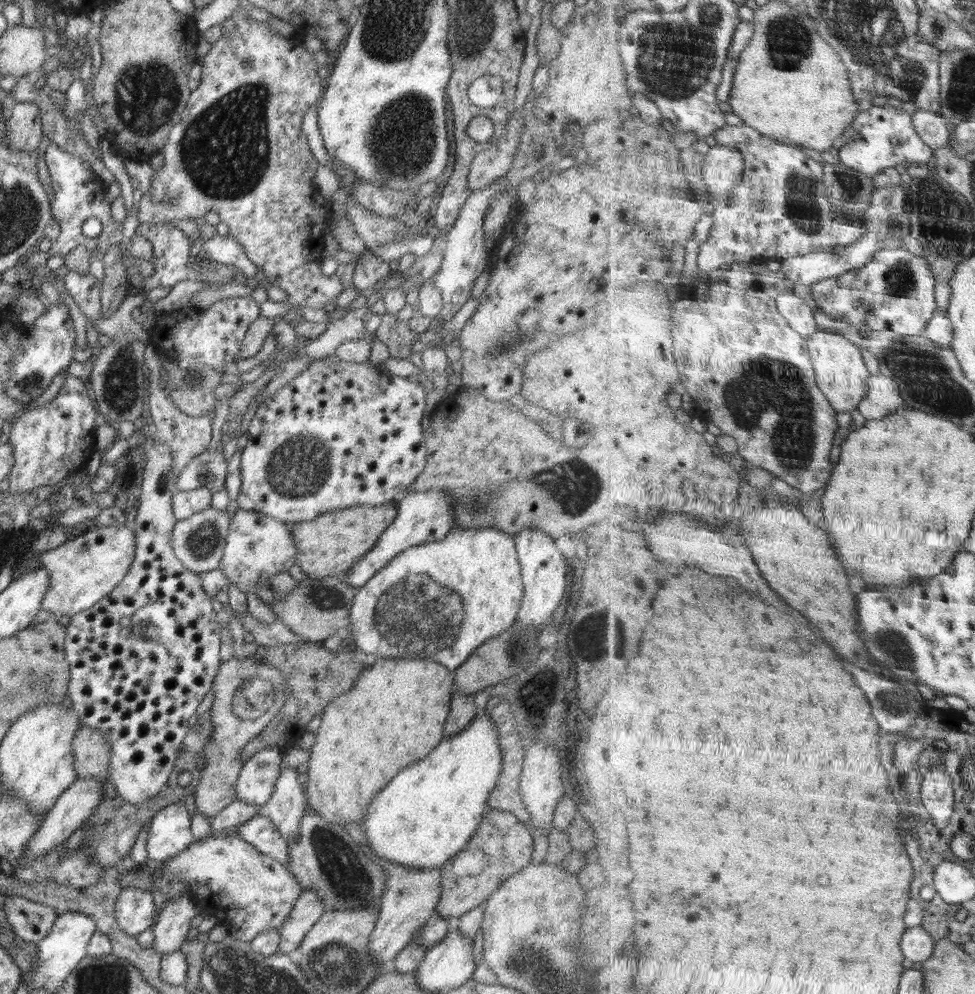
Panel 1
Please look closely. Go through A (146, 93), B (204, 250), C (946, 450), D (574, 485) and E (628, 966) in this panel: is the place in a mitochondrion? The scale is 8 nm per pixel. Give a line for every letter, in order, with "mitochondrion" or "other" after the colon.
A: mitochondrion
B: other
C: other
D: mitochondrion
E: other

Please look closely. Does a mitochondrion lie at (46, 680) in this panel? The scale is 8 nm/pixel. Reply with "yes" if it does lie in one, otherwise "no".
yes

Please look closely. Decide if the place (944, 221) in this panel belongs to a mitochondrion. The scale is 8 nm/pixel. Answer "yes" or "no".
yes

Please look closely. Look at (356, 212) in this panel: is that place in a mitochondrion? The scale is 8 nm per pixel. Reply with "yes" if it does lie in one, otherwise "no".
no

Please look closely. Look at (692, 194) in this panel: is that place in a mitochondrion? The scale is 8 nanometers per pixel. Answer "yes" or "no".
no

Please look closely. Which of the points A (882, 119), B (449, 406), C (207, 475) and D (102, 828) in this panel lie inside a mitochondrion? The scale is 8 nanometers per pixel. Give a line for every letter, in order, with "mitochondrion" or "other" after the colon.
A: other
B: other
C: mitochondrion
D: mitochondrion

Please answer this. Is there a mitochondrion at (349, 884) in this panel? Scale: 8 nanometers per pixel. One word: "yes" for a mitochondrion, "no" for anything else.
yes

